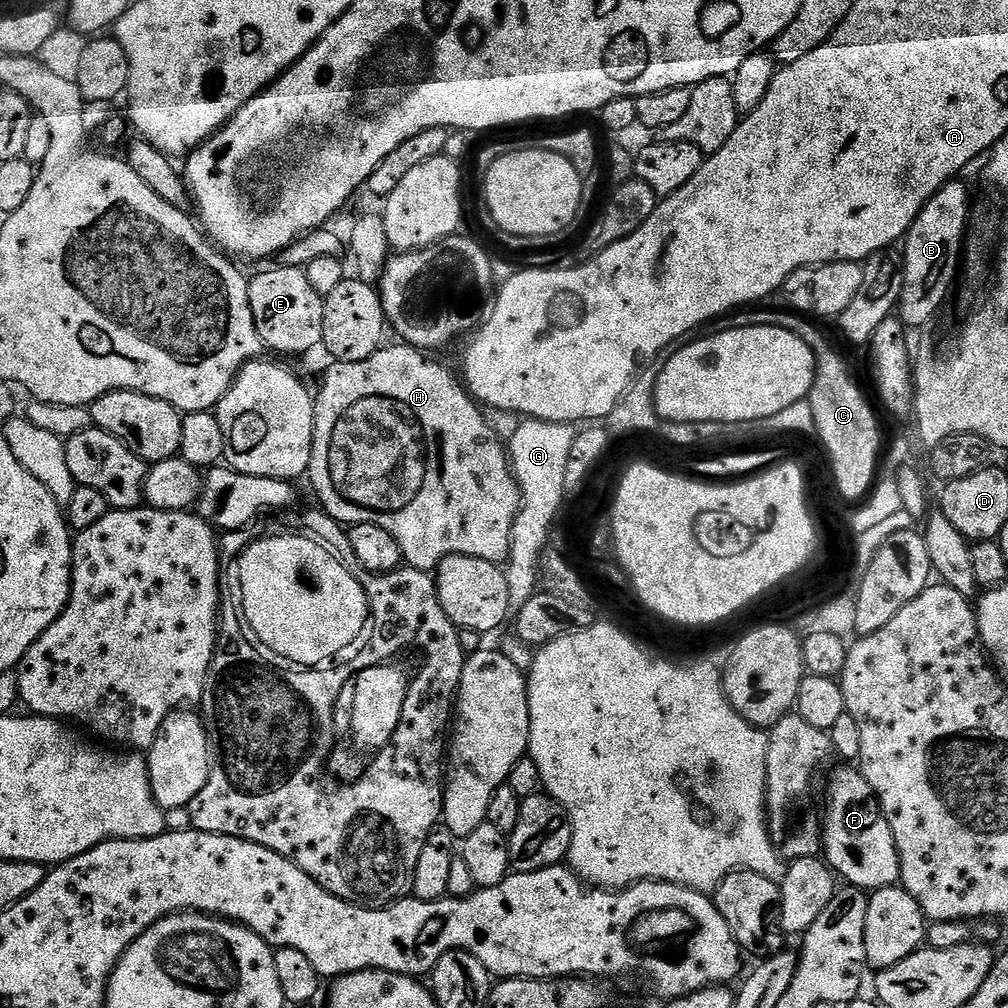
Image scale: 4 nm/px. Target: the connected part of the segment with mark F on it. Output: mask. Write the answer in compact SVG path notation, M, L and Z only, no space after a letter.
M840 766L840 767L844 767L844 768L834 769L832 772L832 777L830 777L828 780L828 812L826 808L826 815L823 817L823 820L822 820L822 827L824 829L824 839L822 841L823 859L826 861L828 867L831 868L832 871L836 873L837 877L839 877L841 881L847 882L853 888L862 888L865 890L875 890L877 888L890 888L890 887L899 885L900 884L900 859L898 858L898 850L896 849L896 843L894 842L894 834L890 830L890 822L886 822L886 818L884 817L883 812L881 812L880 810L880 798L879 796L877 796L876 791L874 791L872 787L870 786L870 782L866 782L866 778L864 777L864 775L861 774L859 767L856 767L856 766Z

